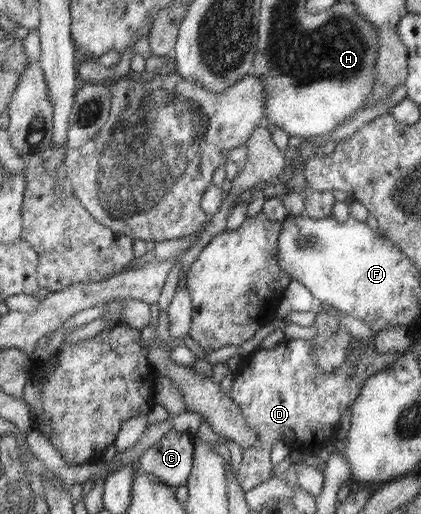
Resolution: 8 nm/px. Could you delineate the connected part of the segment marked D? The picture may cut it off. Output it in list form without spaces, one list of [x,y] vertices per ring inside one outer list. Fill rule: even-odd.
[[[284,339],[275,347],[259,348],[251,355],[245,355],[229,390],[229,396],[245,413],[249,427],[257,435],[257,444],[242,452],[243,458],[237,469],[241,488],[253,489],[260,483],[269,483],[277,475],[270,453],[278,441],[288,443],[292,450],[317,454],[321,447],[325,447],[327,439],[336,435],[341,417],[357,401],[366,379],[386,370],[403,354],[400,351],[379,352],[373,340],[369,343],[354,340],[346,363],[331,372],[323,372],[319,368],[311,351],[311,342],[307,339]]]

